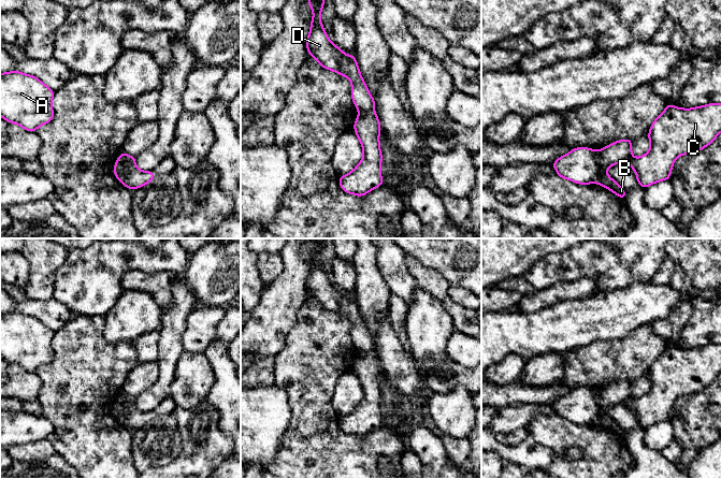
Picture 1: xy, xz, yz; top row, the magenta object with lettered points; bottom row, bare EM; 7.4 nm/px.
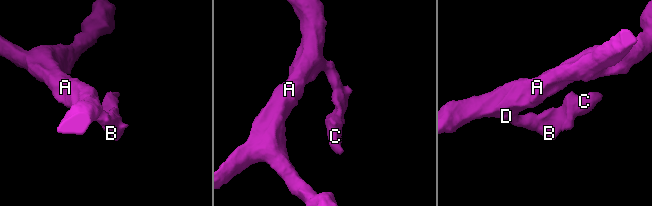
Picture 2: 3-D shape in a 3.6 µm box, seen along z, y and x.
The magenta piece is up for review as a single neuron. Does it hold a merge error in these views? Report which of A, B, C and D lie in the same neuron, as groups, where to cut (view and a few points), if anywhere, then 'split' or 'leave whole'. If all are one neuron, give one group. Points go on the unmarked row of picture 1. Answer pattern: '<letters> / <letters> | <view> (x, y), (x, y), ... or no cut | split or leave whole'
A D / B C | yz (595, 392), (596, 422) | split

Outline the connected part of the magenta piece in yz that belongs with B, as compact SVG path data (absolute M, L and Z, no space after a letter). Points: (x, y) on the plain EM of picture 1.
M667 344L650 367L650 390L647 394L638 398L632 397L632 378L612 382L596 392L596 424L625 440L625 431L605 413L611 406L626 403L636 413L637 424L646 430L654 423L668 421L674 402L678 397L707 388L720 373L721 344L693 349L680 349Z

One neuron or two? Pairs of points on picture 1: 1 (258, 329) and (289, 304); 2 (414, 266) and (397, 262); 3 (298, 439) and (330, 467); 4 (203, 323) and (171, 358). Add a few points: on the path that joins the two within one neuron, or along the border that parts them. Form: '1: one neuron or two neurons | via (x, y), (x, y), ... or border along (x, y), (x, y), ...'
1: one neuron | via (265, 325), (282, 309)
2: two neurons | border along (404, 255), (406, 266), (418, 286)
3: one neuron | via (305, 447), (322, 464)
4: two neurons | border along (186, 321), (182, 335), (183, 350)

